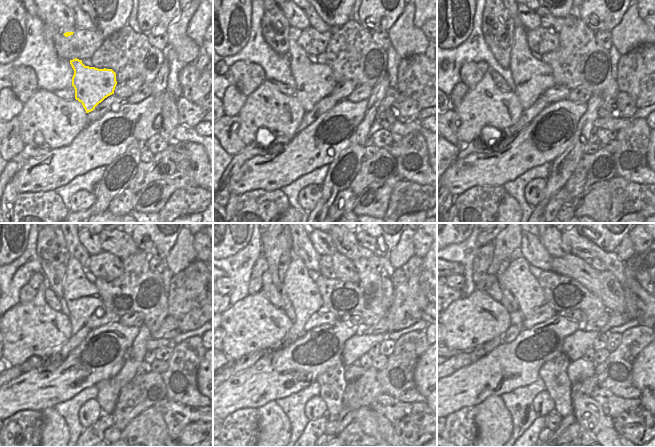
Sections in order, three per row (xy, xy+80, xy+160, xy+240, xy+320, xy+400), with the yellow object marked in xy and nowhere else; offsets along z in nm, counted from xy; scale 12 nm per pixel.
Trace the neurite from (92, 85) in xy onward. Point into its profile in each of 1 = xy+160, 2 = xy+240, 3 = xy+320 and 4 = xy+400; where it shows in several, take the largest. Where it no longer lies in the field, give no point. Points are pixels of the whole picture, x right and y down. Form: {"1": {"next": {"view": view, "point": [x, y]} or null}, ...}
{"1": {"next": {"view": "xy+160", "point": [532, 77]}}, "2": {"next": {"view": "xy+240", "point": [82, 297]}}, "3": {"next": {"view": "xy+320", "point": [301, 289]}}, "4": {"next": {"view": "xy+400", "point": [517, 278]}}}

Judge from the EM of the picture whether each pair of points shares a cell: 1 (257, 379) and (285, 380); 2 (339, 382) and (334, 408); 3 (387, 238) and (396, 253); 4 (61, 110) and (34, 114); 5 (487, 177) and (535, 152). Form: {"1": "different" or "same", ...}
{"1": "same", "2": "same", "3": "different", "4": "same", "5": "same"}

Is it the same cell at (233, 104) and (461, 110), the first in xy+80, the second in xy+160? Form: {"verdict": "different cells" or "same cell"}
{"verdict": "different cells"}

